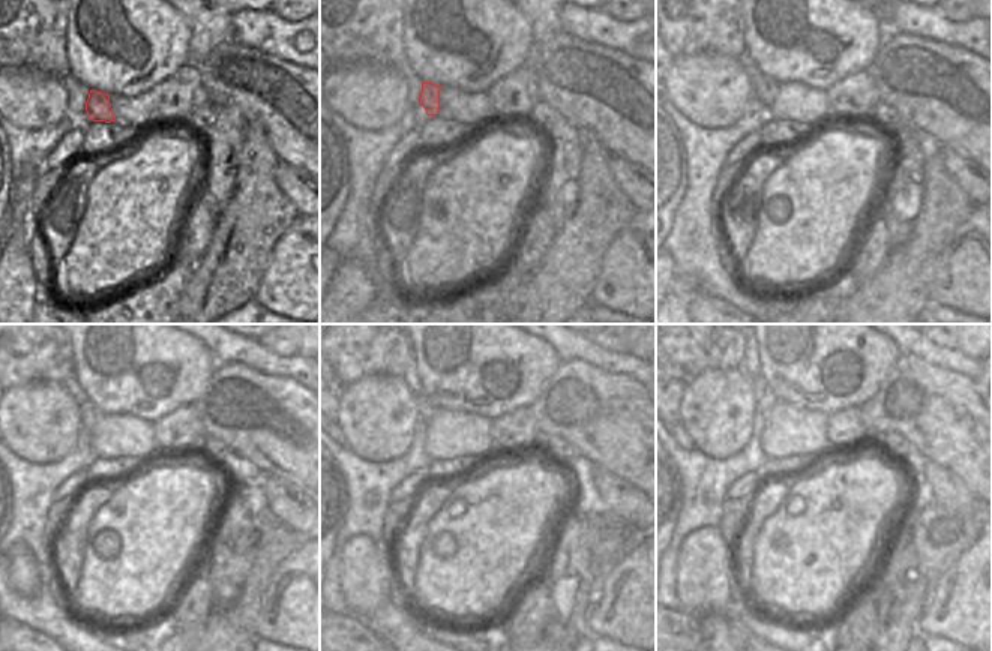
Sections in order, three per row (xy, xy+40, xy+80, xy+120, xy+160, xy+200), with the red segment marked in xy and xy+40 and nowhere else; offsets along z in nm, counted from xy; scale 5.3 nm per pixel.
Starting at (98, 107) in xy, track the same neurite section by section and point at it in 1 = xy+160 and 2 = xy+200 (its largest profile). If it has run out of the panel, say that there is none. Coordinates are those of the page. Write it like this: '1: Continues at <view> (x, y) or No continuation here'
1: Continues at xy+160 (425, 410)
2: Continues at xy+200 (764, 398).

